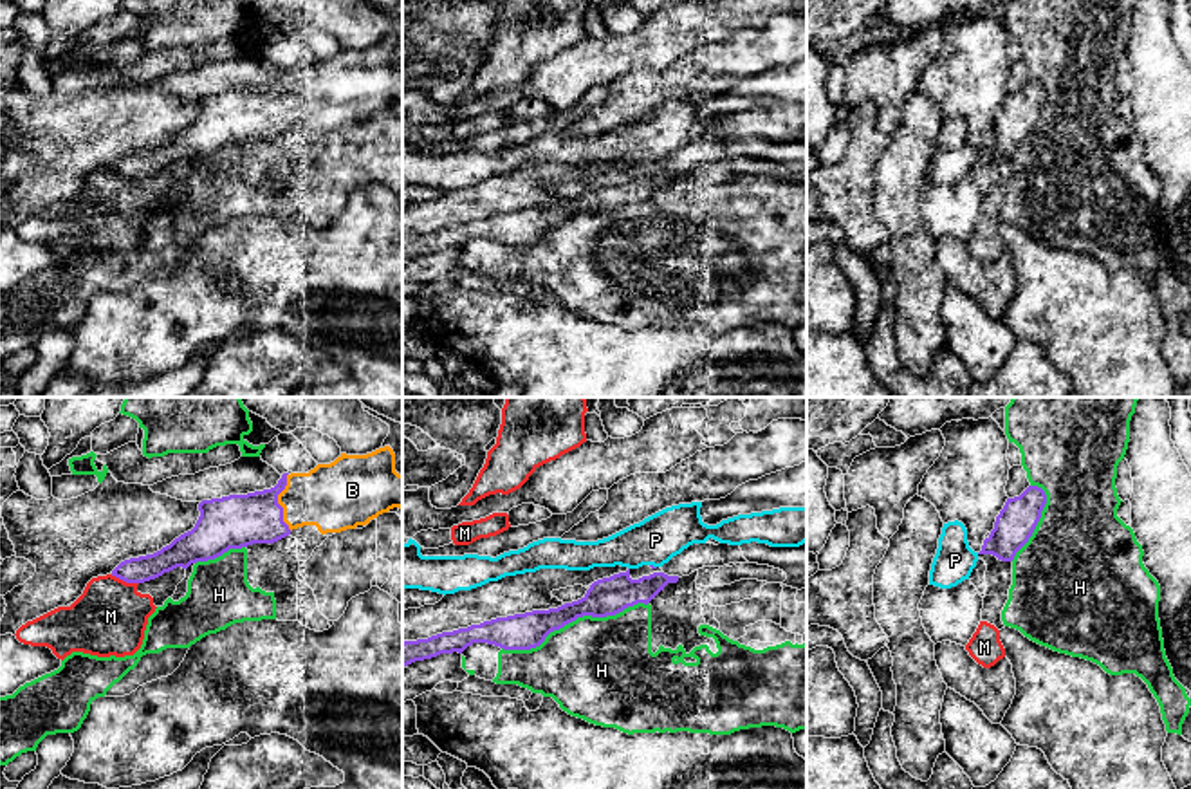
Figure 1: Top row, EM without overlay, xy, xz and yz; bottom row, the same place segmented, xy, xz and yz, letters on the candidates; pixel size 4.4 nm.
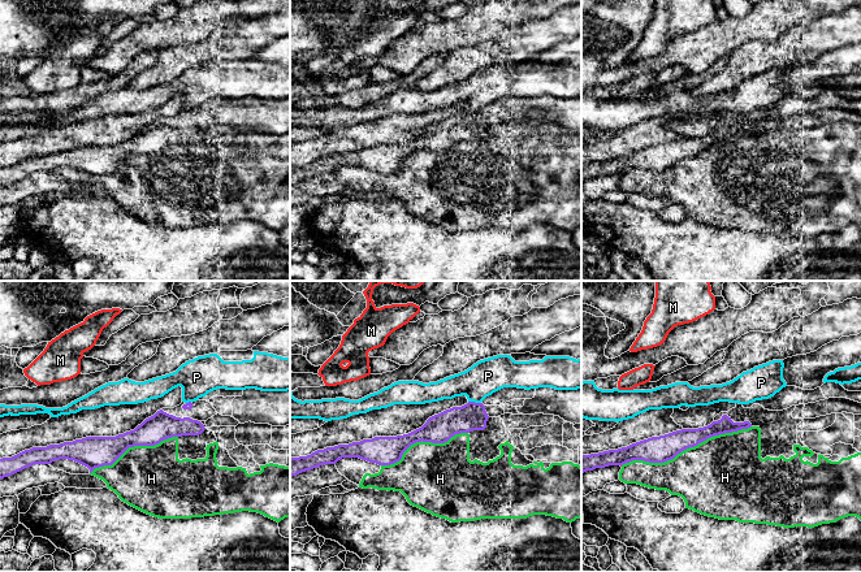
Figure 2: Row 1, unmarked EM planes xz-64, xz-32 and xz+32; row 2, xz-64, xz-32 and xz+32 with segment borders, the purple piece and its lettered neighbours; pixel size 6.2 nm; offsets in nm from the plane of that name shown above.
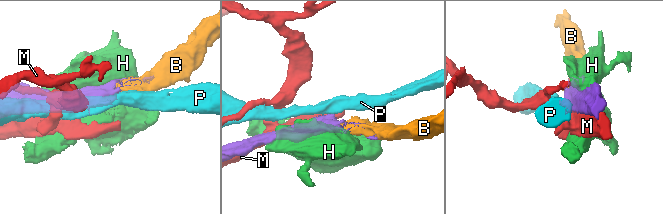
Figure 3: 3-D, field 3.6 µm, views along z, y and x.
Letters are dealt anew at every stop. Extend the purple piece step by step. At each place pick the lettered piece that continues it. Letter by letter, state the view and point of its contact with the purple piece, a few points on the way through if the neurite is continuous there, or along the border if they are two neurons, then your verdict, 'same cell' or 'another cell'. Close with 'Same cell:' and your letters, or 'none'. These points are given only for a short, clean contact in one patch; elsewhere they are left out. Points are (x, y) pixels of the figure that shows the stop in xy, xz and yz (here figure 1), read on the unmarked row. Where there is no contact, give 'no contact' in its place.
B: xy (276, 98) | same cell
H: xz (574, 215) | another cell
M: xy (125, 176) | another cell
P: xz (652, 161) | along xz (650, 159), (655, 163) | another cell
Same cell: B

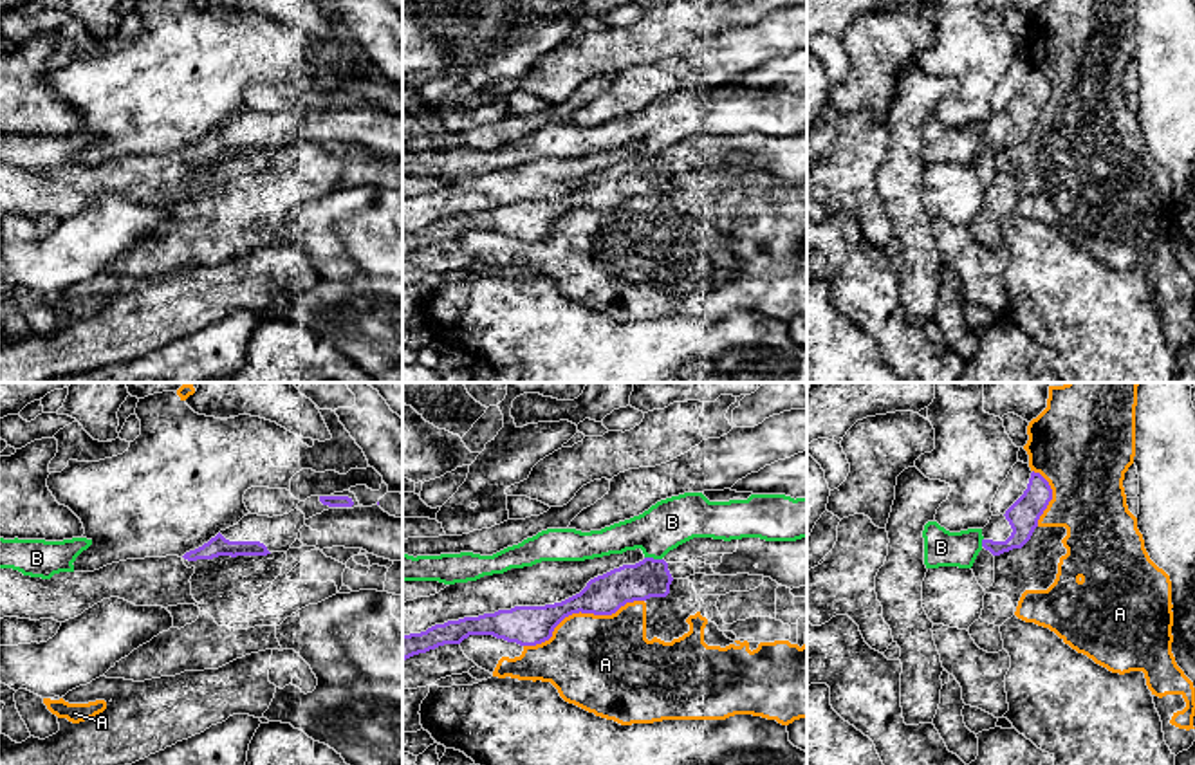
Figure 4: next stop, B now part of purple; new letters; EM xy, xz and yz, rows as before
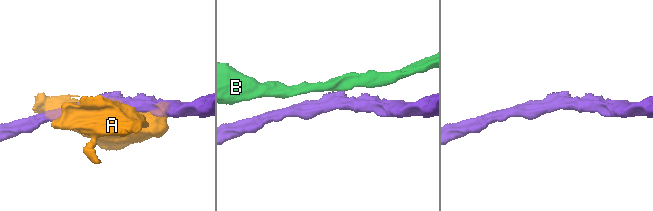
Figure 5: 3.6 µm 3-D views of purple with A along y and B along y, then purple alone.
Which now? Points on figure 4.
A: xz (582, 208) | another cell
B: xz (652, 154) | along xz (645, 152), (661, 156) | another cell
Same cell: none

